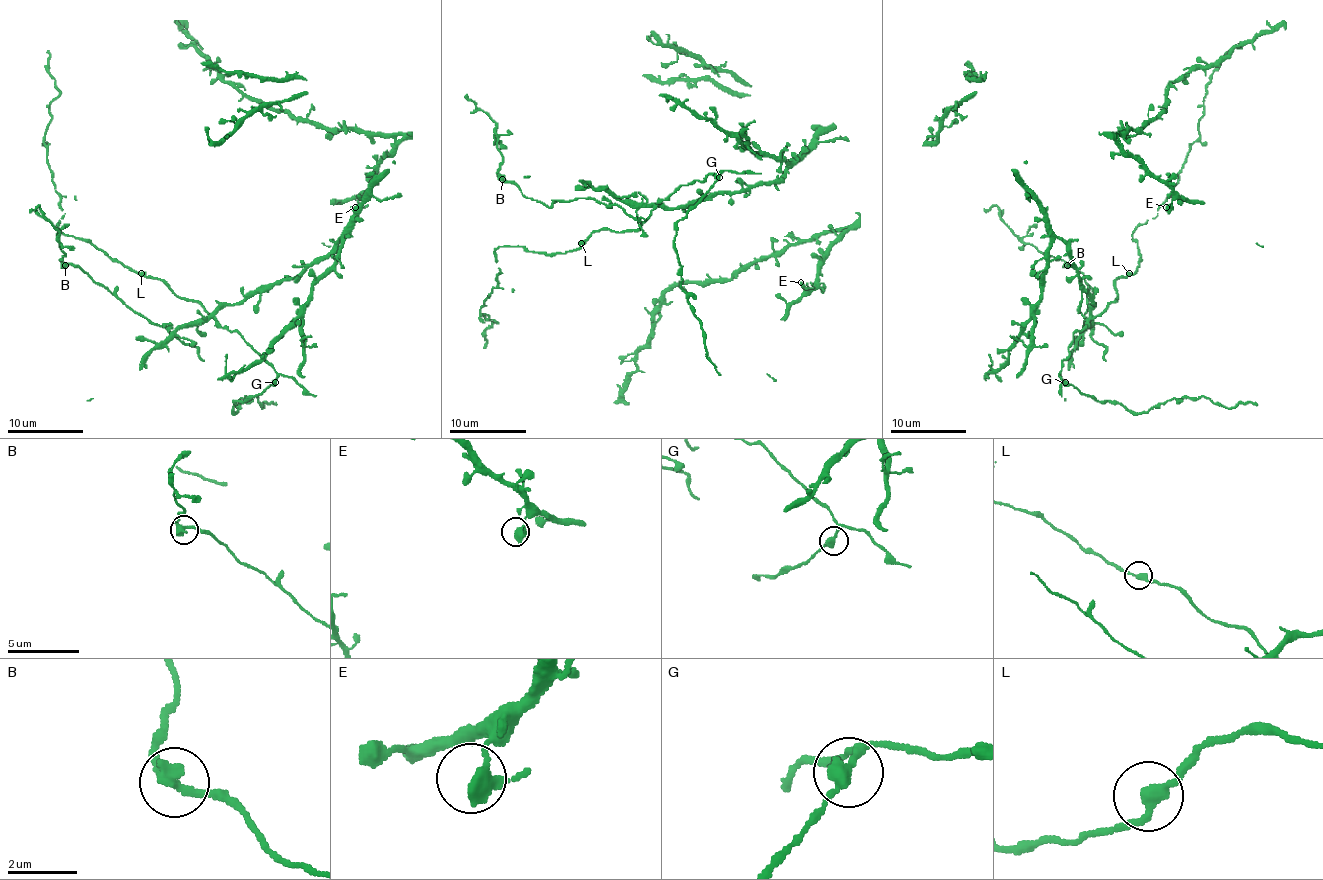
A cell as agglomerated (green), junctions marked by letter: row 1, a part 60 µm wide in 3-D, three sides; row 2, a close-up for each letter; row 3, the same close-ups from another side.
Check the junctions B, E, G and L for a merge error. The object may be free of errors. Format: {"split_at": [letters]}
{"split_at": []}

